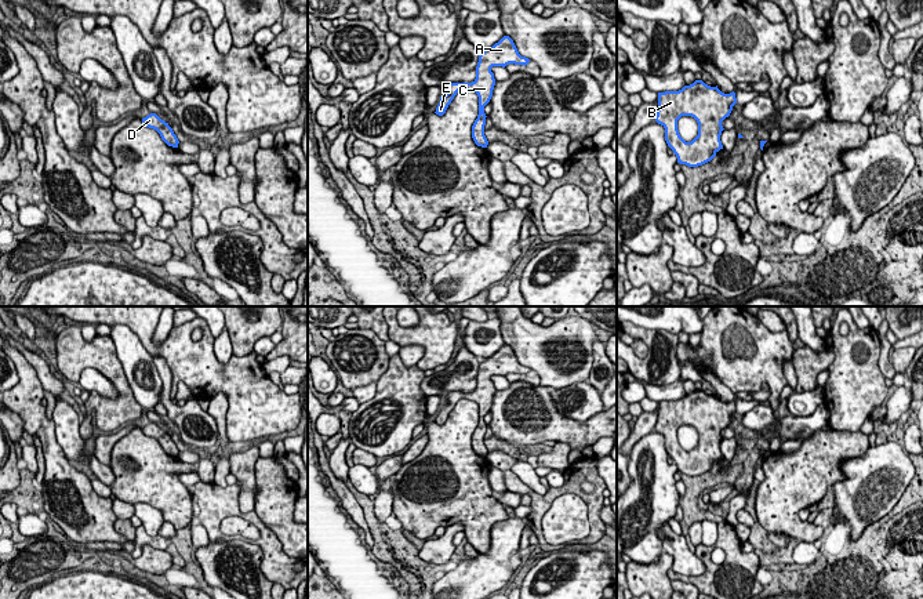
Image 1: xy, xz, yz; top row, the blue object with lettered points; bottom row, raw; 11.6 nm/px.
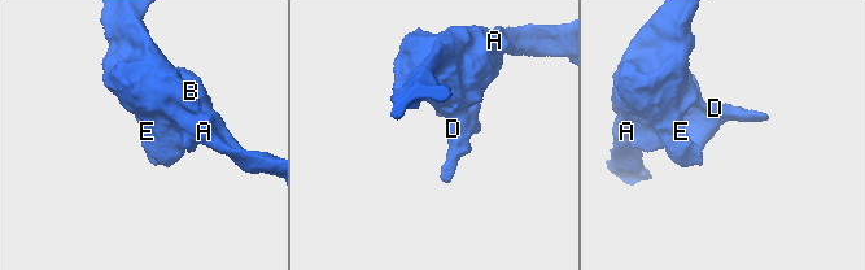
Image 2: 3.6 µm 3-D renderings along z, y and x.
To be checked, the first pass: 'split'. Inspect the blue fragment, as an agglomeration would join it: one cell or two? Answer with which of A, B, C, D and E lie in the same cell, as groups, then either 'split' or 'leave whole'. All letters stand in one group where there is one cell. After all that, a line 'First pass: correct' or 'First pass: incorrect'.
groups A B C D E; leave whole
First pass: incorrect

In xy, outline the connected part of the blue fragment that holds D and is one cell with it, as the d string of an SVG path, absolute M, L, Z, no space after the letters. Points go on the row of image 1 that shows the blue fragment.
M150 113L146 117L143 117L142 123L149 128L156 130L168 146L178 148L179 141L174 134L172 128L156 113Z

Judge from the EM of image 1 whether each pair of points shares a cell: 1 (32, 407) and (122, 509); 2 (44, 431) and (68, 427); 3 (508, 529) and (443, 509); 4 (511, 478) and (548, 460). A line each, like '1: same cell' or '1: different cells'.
1: different cells
2: different cells
3: different cells
4: different cells

